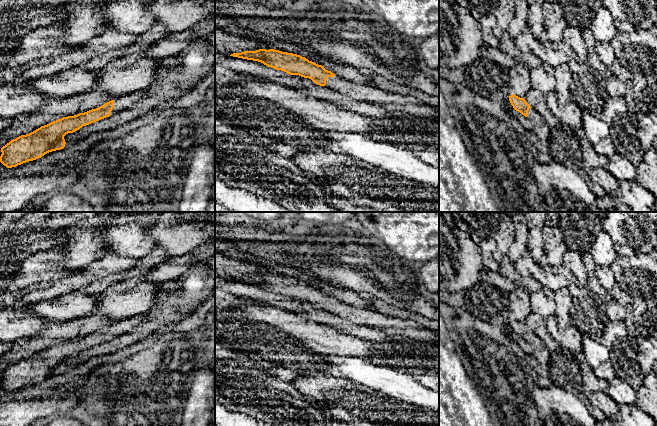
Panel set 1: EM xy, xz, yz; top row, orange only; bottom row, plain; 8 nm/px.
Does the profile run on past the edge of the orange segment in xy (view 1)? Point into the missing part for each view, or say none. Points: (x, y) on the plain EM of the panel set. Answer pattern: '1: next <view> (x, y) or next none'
1: next xy (126, 325)

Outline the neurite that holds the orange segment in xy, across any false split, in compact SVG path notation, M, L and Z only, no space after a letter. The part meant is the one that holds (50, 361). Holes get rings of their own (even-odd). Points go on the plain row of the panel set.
M143 315L124 318L99 332L63 341L29 358L21 359L1 372L0 386L7 392L12 392L41 382L49 376L61 374L66 368L64 363L66 358L134 331L143 319Z

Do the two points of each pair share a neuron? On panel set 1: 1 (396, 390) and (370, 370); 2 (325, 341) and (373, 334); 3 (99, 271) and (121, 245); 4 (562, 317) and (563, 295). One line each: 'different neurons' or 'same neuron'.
1: same neuron
2: different neurons
3: different neurons
4: same neuron

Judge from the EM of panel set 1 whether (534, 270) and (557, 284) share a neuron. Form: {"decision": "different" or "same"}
{"decision": "same"}

